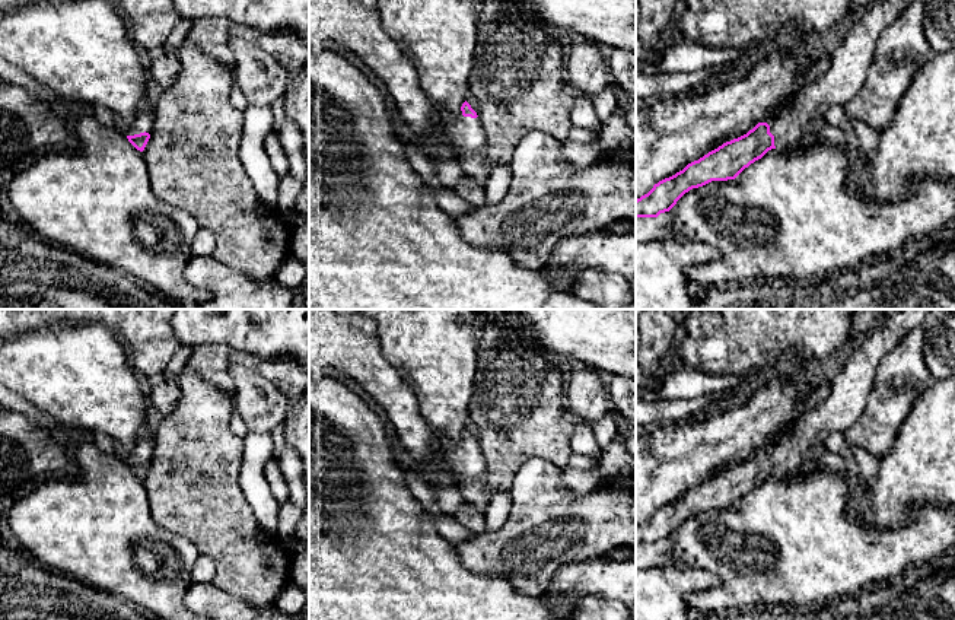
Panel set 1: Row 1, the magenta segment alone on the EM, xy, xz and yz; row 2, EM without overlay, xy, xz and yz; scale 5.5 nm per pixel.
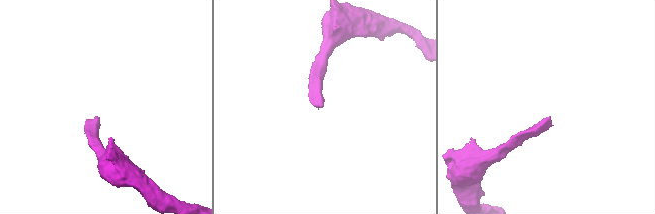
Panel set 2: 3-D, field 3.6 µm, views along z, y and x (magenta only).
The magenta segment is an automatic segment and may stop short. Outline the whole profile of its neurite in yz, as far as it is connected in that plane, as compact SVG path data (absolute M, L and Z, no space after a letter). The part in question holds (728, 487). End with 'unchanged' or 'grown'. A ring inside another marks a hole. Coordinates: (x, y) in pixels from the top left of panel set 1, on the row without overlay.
M894 309L878 327L865 336L857 350L849 354L843 369L831 379L830 395L814 410L802 410L798 419L773 442L770 451L758 449L747 461L723 470L698 487L688 490L682 497L665 505L636 527L637 544L658 544L669 538L690 516L703 514L712 508L735 506L745 495L761 486L768 477L795 473L803 455L815 445L825 445L830 433L846 433L862 416L868 397L873 390L873 381L881 360L913 328L921 325L932 309Z | grown

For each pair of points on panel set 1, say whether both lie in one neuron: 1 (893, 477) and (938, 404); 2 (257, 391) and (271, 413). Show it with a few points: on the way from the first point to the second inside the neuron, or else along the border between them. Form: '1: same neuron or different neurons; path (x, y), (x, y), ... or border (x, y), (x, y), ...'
1: same neuron; path (910, 460), (938, 432), (938, 422)
2: same neuron; path (257, 397), (266, 407)

